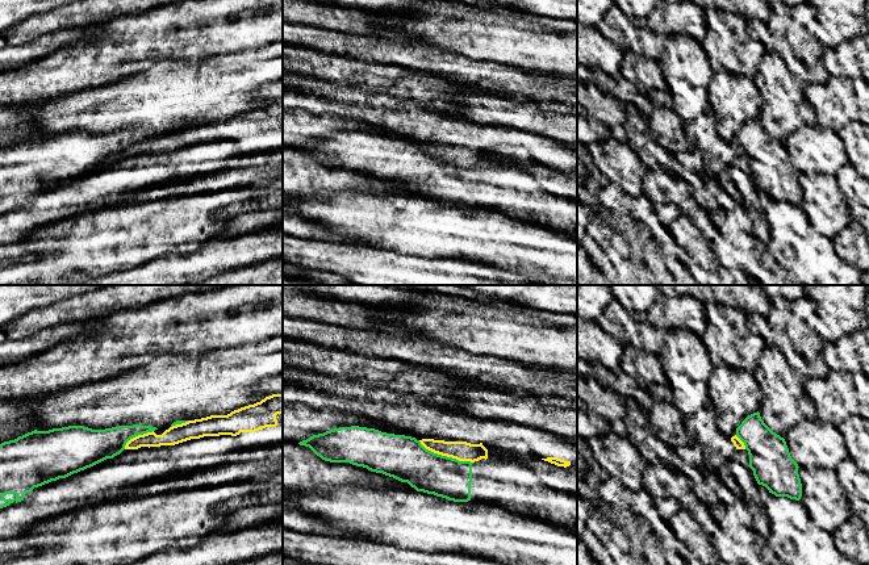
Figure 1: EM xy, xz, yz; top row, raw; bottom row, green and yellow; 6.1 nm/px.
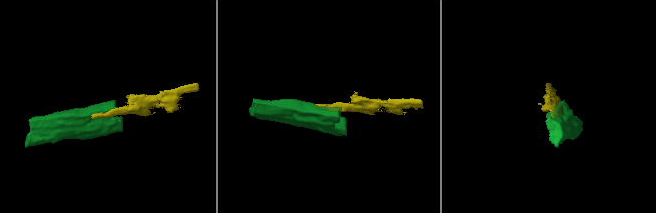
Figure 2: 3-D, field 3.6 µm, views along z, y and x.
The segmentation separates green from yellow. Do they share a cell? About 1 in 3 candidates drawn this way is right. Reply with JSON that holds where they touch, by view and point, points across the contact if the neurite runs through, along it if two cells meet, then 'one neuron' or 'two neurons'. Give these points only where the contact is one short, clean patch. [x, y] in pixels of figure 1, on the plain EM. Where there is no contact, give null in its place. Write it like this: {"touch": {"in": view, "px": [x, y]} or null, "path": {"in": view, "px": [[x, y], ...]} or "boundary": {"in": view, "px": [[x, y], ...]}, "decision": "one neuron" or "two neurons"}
{"touch": {"in": "xz", "px": [446, 162]}, "boundary": {"in": "xz", "px": [[418, 146], [434, 158], [472, 168]]}, "decision": "two neurons"}

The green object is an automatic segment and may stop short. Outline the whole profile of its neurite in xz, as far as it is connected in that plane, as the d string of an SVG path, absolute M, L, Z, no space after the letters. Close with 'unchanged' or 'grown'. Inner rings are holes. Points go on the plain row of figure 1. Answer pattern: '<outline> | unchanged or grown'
M351 131L313 141L298 148L330 168L350 168L408 188L417 197L434 200L454 208L497 210L517 219L536 223L577 238L577 201L543 191L531 171L494 164L459 167L426 155L411 142Z | grown

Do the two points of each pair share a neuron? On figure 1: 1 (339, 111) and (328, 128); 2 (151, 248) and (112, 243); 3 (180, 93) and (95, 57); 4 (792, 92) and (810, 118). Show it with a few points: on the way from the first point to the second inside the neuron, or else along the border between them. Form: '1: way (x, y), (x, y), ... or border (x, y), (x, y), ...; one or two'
1: border (317, 114), (341, 116), (366, 124); two
2: way (142, 251), (124, 251), (121, 248); one
3: border (162, 61), (157, 61), (145, 70), (115, 80); two
4: way (792, 99), (803, 112); one

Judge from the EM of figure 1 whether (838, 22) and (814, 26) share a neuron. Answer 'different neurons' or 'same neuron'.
different neurons

